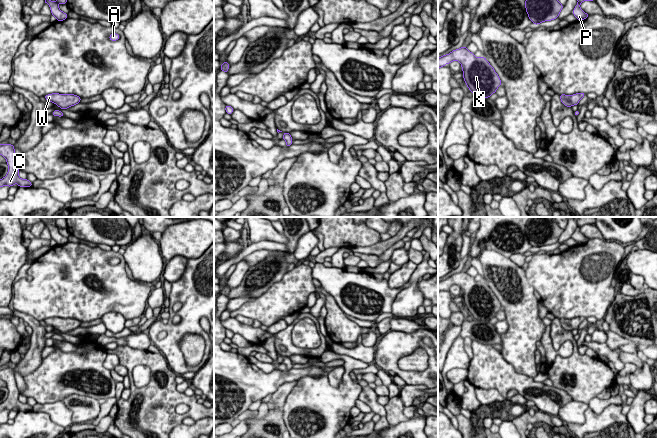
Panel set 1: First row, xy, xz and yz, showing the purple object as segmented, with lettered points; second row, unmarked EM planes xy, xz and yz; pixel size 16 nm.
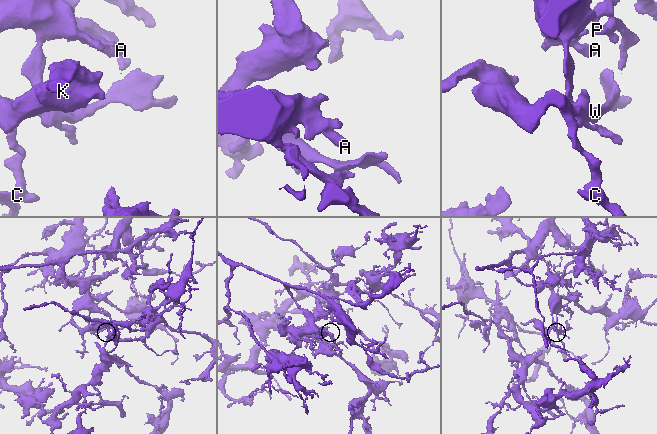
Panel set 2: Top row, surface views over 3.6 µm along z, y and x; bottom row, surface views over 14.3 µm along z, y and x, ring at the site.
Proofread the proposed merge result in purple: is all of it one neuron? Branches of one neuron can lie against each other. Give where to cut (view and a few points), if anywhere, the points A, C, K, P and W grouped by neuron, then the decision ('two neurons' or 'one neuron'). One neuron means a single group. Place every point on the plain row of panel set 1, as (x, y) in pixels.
no cut | A C K P W | one neuron

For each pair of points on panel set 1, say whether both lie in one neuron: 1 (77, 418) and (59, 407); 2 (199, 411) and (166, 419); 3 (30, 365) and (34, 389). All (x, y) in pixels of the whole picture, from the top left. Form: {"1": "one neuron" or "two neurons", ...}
{"1": "two neurons", "2": "one neuron", "3": "two neurons"}

